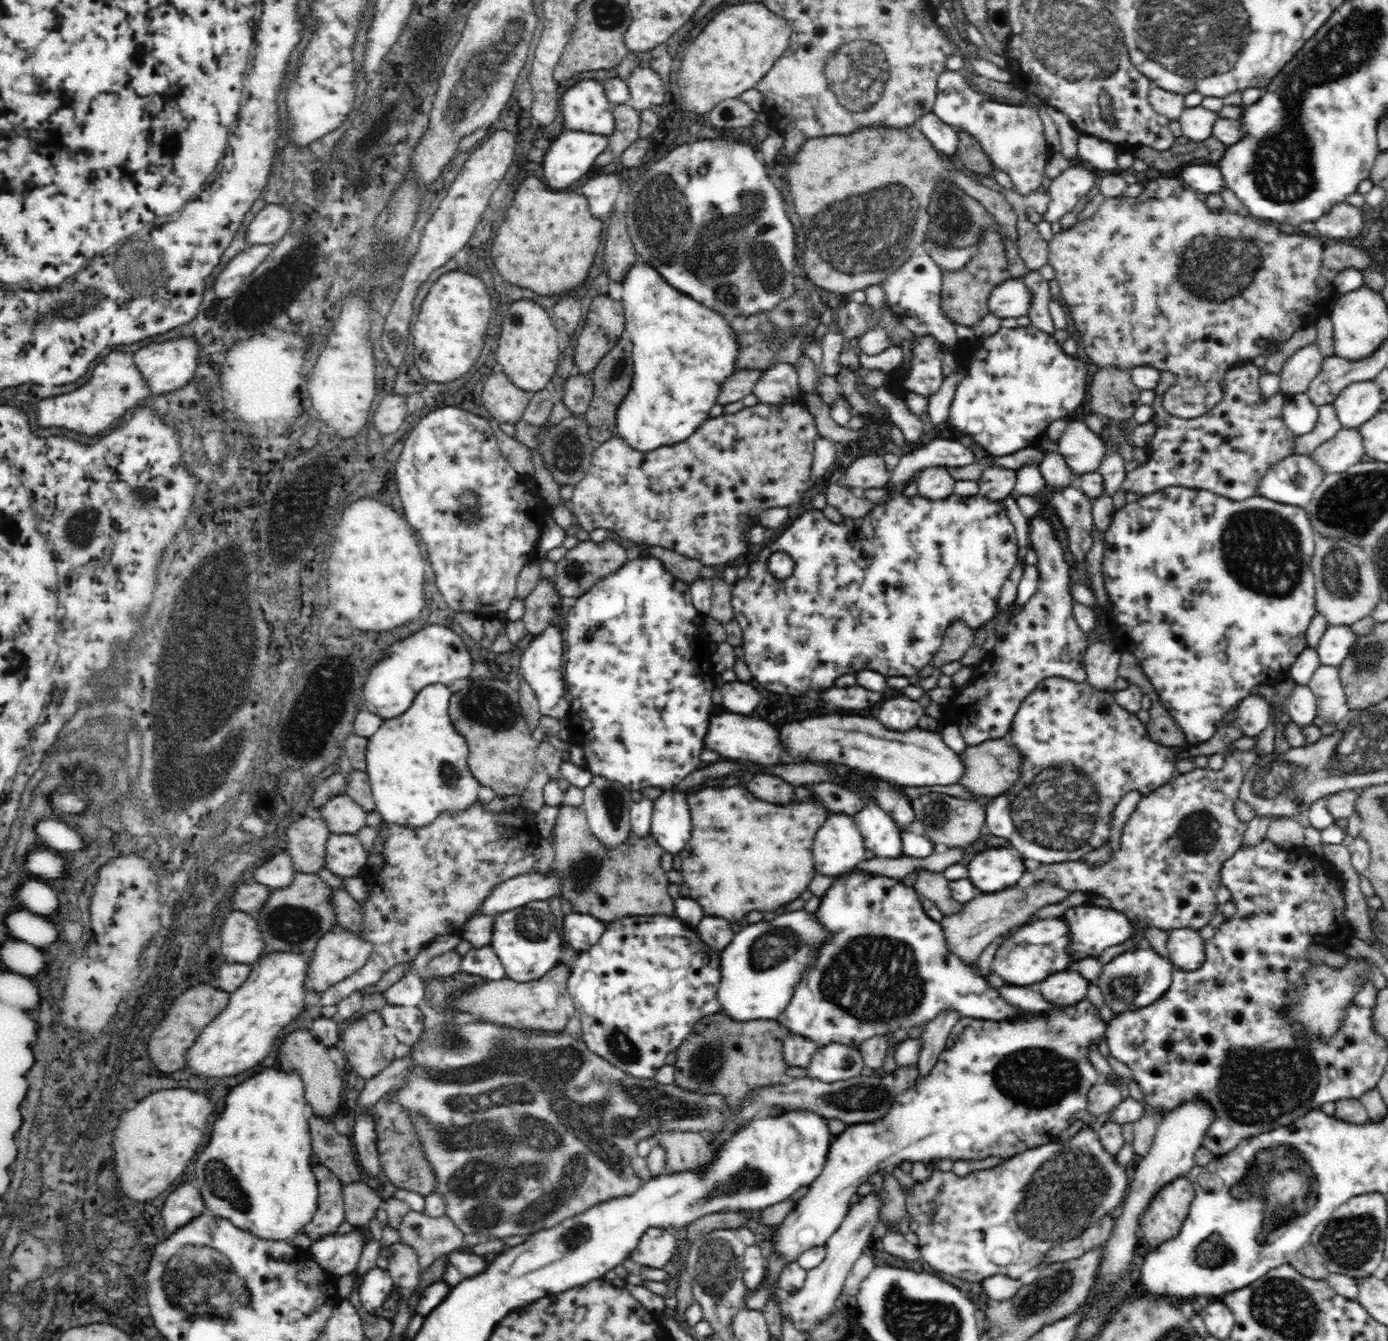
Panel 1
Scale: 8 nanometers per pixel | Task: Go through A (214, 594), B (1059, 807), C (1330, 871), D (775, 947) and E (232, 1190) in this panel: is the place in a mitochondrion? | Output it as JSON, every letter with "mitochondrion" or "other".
{"A":"mitochondrion","B":"mitochondrion","C":"other","D":"mitochondrion","E":"mitochondrion"}

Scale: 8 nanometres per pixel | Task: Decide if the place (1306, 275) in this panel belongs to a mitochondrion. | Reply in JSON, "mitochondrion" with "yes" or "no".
{"mitochondrion":"no"}

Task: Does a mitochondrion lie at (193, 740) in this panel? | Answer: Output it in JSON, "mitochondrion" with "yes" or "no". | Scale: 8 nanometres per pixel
{"mitochondrion":"yes"}

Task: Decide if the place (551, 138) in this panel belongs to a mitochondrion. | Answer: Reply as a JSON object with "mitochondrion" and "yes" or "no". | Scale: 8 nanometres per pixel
{"mitochondrion":"no"}

